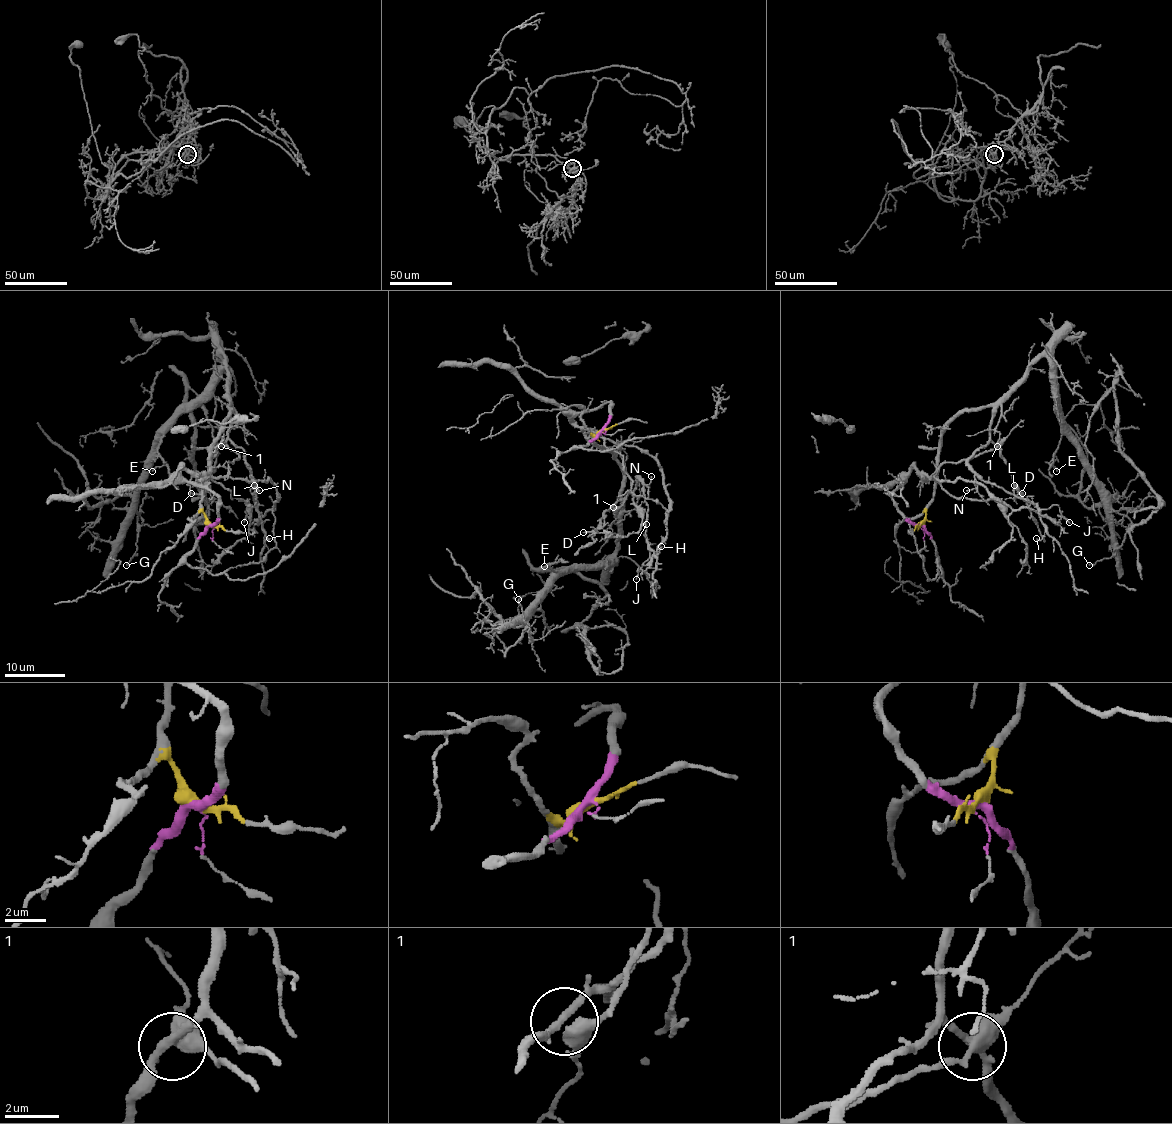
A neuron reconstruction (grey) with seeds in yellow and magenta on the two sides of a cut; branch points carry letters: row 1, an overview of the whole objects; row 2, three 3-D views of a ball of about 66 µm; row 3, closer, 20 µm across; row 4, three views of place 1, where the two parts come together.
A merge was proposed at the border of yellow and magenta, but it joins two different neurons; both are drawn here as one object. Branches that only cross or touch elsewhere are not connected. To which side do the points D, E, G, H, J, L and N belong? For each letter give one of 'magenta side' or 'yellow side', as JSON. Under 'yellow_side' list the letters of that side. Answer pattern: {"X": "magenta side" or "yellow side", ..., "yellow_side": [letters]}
{"D": "yellow side", "E": "yellow side", "G": "yellow side", "H": "yellow side", "J": "yellow side", "L": "yellow side", "N": "yellow side", "yellow_side": ["D", "E", "G", "H", "J", "L", "N"]}

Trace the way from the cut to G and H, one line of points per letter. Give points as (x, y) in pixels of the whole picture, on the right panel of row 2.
G: (920, 524), (943, 430), (993, 406), (1044, 356), (1055, 413), (1098, 492), (1131, 523), (1113, 554), (1088, 565)
H: (920, 524), (943, 430), (961, 413), (991, 406), (990, 438), (969, 465), (1029, 501), (1044, 527), (1037, 538)

